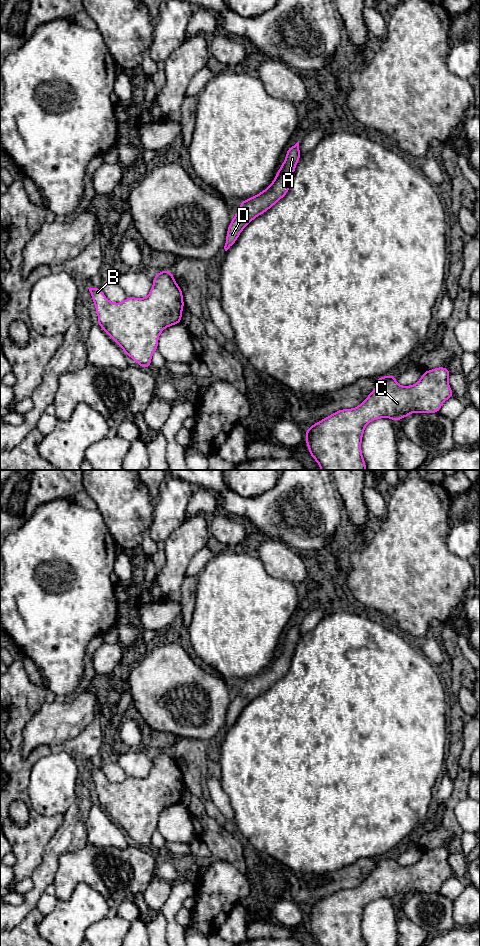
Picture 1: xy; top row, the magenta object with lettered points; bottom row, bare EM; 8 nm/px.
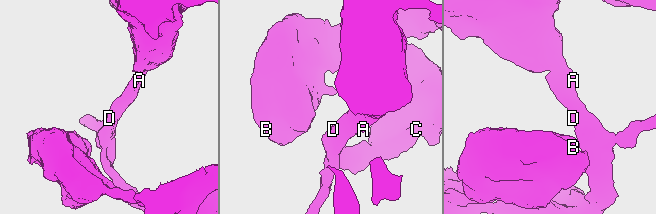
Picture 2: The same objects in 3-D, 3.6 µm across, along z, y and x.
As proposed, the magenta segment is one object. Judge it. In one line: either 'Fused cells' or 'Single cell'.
Single cell

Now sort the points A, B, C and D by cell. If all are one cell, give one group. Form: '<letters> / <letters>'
A B C D

